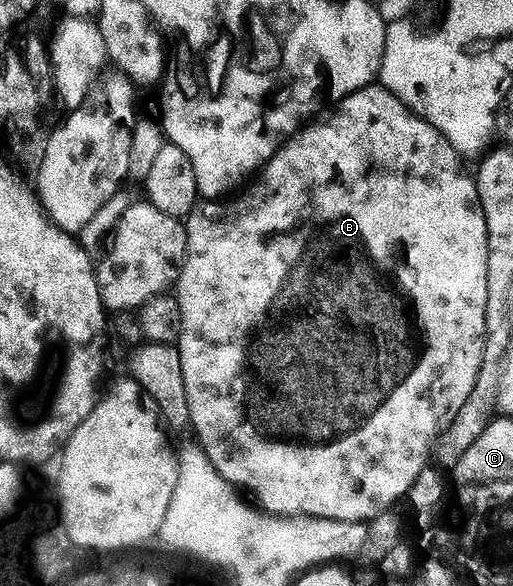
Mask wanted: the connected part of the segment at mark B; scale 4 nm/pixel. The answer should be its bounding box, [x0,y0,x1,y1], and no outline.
[177,83,489,523]

